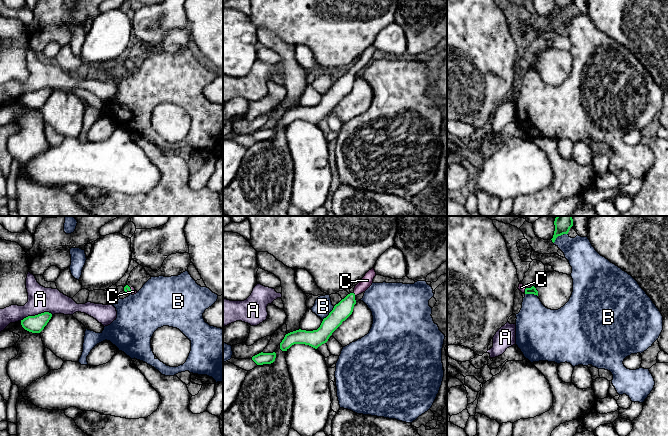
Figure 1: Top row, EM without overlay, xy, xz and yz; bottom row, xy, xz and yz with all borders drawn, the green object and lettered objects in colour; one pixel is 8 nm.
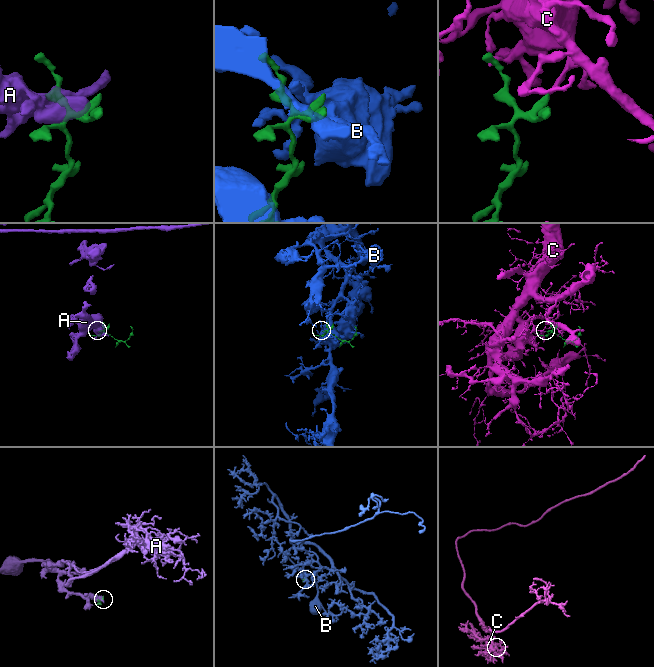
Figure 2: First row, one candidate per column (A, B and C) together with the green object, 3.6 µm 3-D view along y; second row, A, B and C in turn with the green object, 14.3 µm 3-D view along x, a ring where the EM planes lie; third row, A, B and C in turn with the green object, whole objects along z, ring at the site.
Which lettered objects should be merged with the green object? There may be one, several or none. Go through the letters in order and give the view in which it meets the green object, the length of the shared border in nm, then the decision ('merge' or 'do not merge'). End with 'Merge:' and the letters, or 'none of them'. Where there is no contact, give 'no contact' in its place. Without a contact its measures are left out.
A: meets green in xy; contact 260 nm long; do not merge
B: meets green in yz; contact 140 nm long; do not merge
C: meets green in xz; contact 40 nm long; merge
Merge: C

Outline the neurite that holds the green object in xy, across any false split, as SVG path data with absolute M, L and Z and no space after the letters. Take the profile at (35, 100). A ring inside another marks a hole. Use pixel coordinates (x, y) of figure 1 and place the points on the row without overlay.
M44 88L35 92L28 92L21 96L22 103L32 109L40 109L51 95L52 90Z

